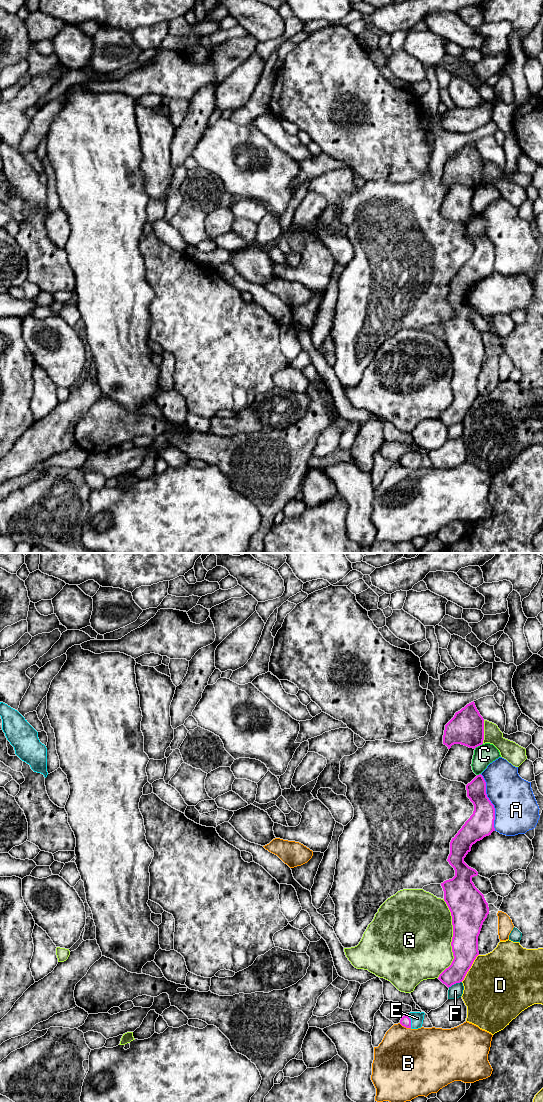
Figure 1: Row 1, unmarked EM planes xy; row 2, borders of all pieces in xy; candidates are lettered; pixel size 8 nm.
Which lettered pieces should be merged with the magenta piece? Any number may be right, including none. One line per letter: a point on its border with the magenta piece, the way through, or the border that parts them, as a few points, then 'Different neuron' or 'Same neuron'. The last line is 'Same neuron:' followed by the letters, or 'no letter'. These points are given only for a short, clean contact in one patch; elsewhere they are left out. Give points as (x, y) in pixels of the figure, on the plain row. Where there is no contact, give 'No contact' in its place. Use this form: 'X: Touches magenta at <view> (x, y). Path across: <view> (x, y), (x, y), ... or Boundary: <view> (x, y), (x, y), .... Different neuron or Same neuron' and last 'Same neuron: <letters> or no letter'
A: Touches magenta at xy (490, 242). Different neuron
B: Touches magenta at xy (405, 466). Different neuron
C: Touches magenta at xy (478, 185). Different neuron
D: Touches magenta at xy (470, 407). Different neuron
E: Touches magenta at xy (410, 461). Path across: xy (405, 461), (410, 461), (417, 458). Same neuron
F: Touches magenta at xy (454, 423). Different neuron
G: Touches magenta at xy (452, 378). Different neuron
Same neuron: E

